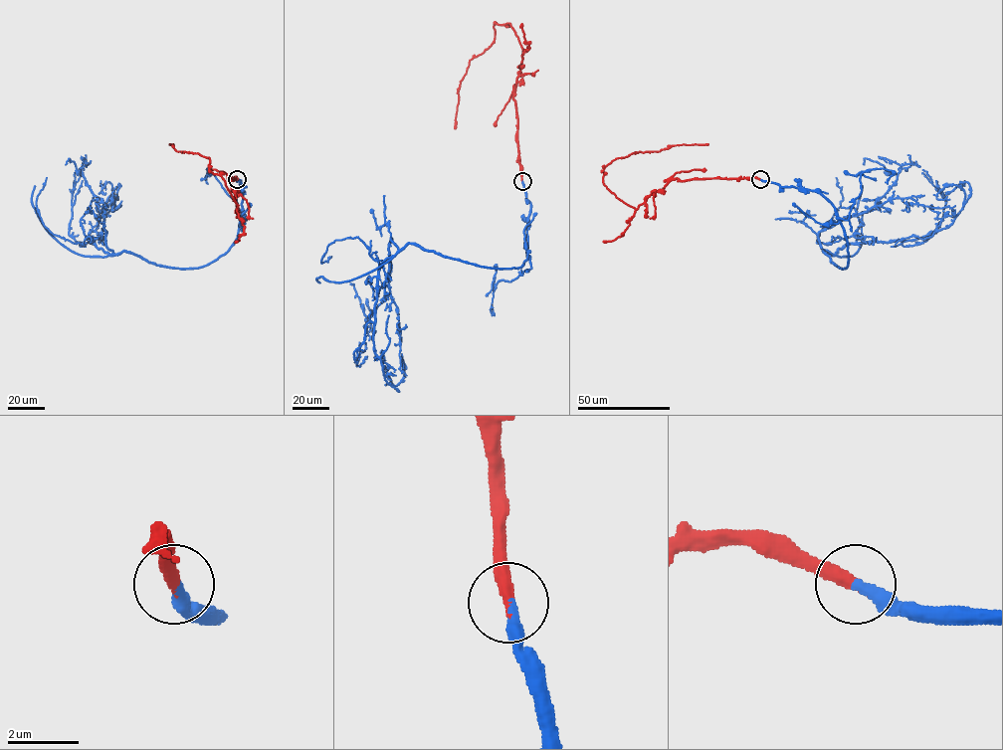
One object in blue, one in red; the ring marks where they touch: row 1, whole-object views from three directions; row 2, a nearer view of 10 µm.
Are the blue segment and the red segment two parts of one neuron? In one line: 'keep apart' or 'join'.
join

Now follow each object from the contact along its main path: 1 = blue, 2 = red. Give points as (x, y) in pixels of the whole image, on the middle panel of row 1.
1: (521, 180), (520, 267), (411, 244), (379, 267), (373, 351), (387, 383), (401, 357), (402, 370)
2: (521, 180), (513, 93), (522, 49), (509, 24), (495, 23), (494, 42), (470, 60), (458, 92), (455, 128)

